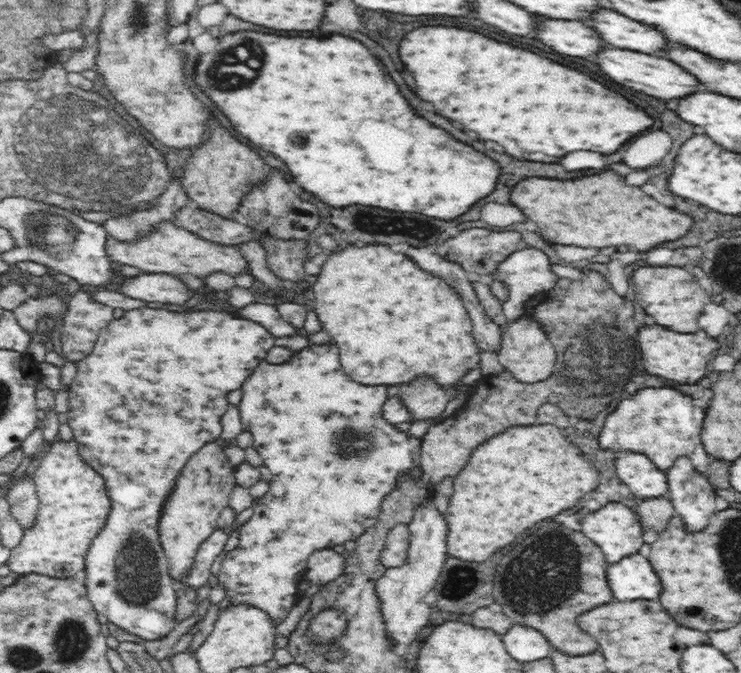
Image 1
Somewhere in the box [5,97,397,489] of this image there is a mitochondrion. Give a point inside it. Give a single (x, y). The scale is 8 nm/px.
(41, 224)

